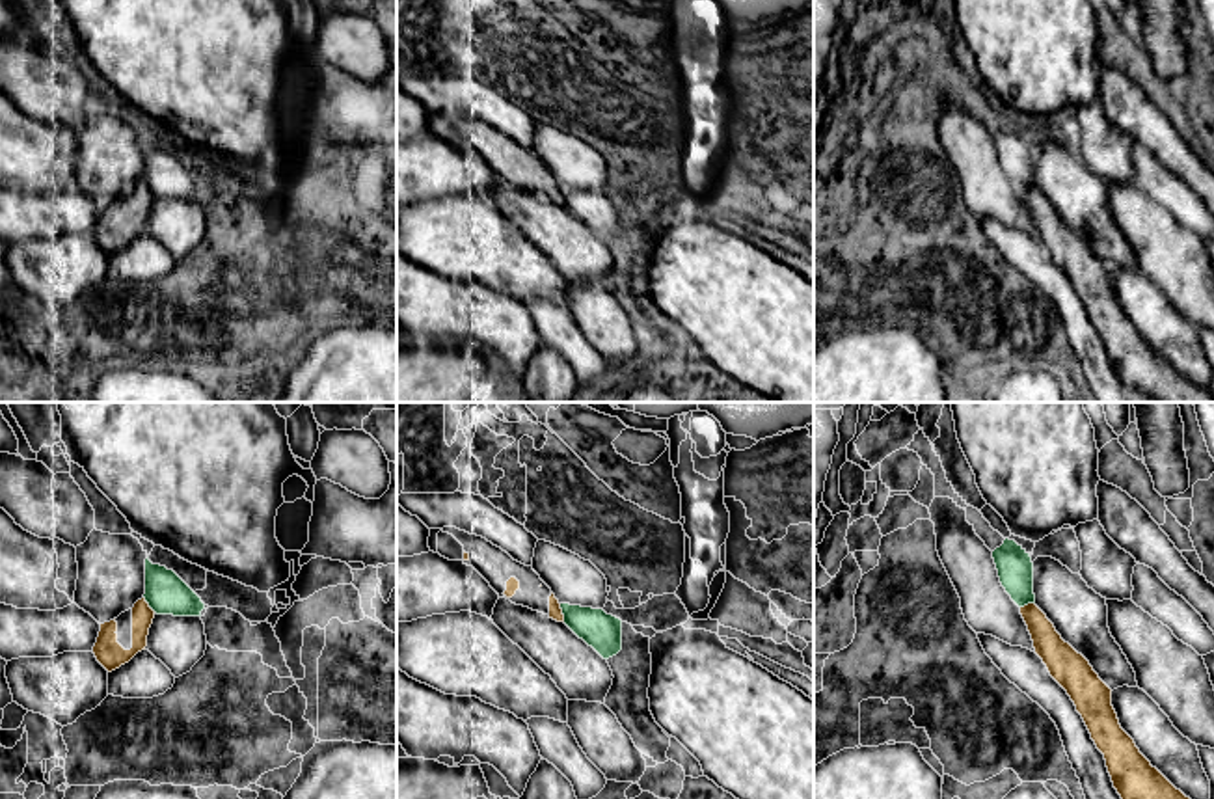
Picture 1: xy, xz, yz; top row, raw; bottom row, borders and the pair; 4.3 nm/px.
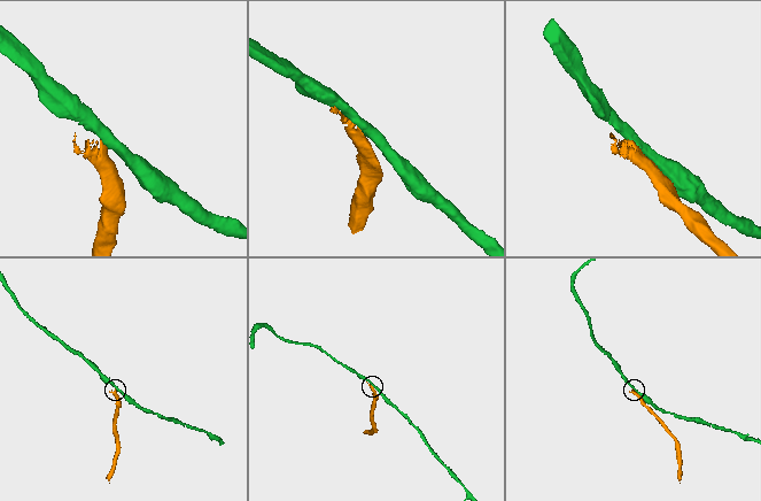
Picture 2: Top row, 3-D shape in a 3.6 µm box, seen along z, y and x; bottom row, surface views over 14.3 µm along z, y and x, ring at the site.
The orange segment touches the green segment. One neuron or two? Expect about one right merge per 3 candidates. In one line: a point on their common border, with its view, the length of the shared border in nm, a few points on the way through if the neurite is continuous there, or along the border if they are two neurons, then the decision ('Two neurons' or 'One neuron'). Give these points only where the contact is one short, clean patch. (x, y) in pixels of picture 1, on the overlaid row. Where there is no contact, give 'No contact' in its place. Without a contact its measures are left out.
Touches orange at xz (561, 613). Shared border 80 nm. Boundary: xz (559, 604), (565, 621). Two neurons

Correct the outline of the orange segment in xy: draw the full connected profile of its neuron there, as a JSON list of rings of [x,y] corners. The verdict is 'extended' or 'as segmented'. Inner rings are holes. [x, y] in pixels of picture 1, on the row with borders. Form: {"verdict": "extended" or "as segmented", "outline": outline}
{"verdict": "extended", "outline": [[[142,598],[132,609],[101,624],[101,631],[93,646],[97,661],[108,672],[128,663],[138,652],[145,650],[153,618],[155,611],[149,607],[145,598]]]}

